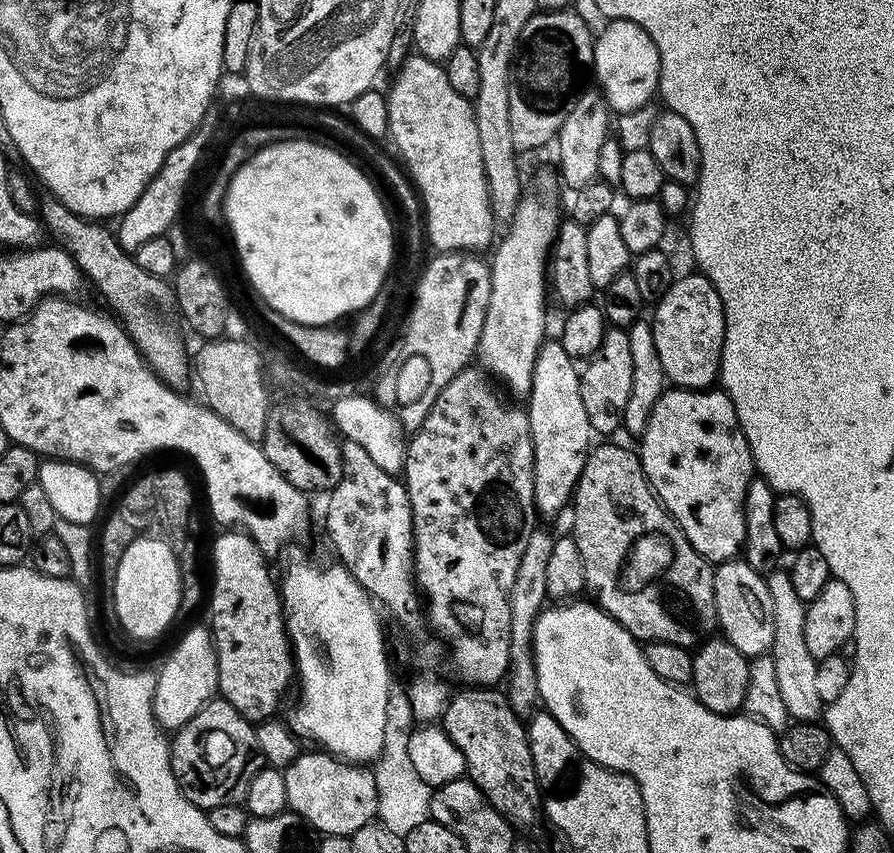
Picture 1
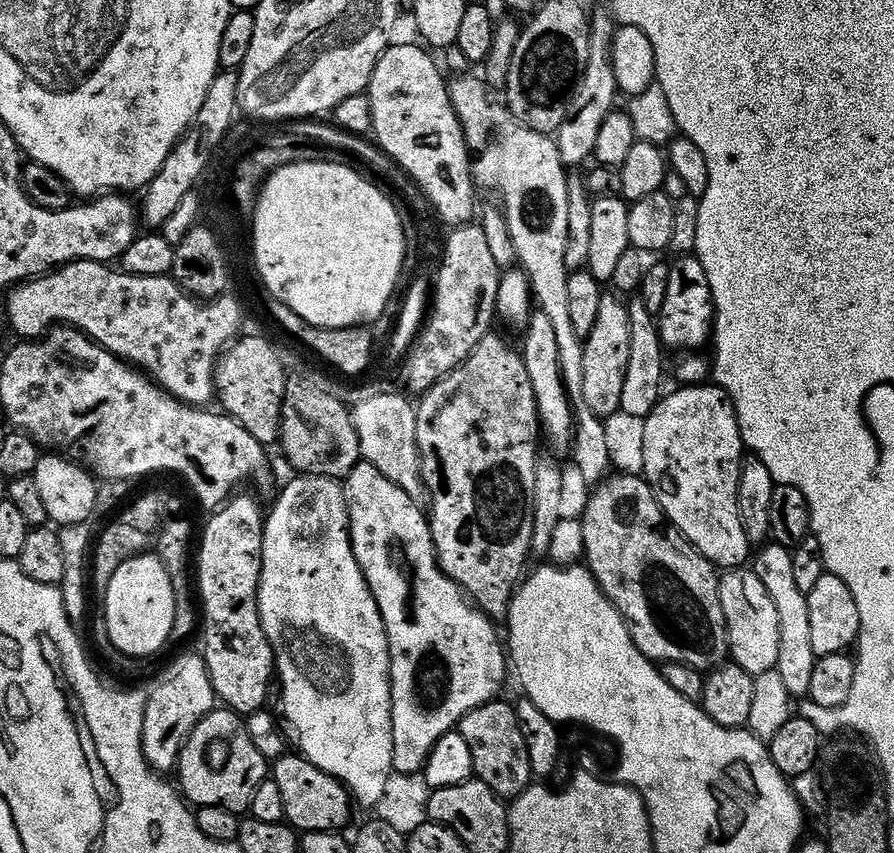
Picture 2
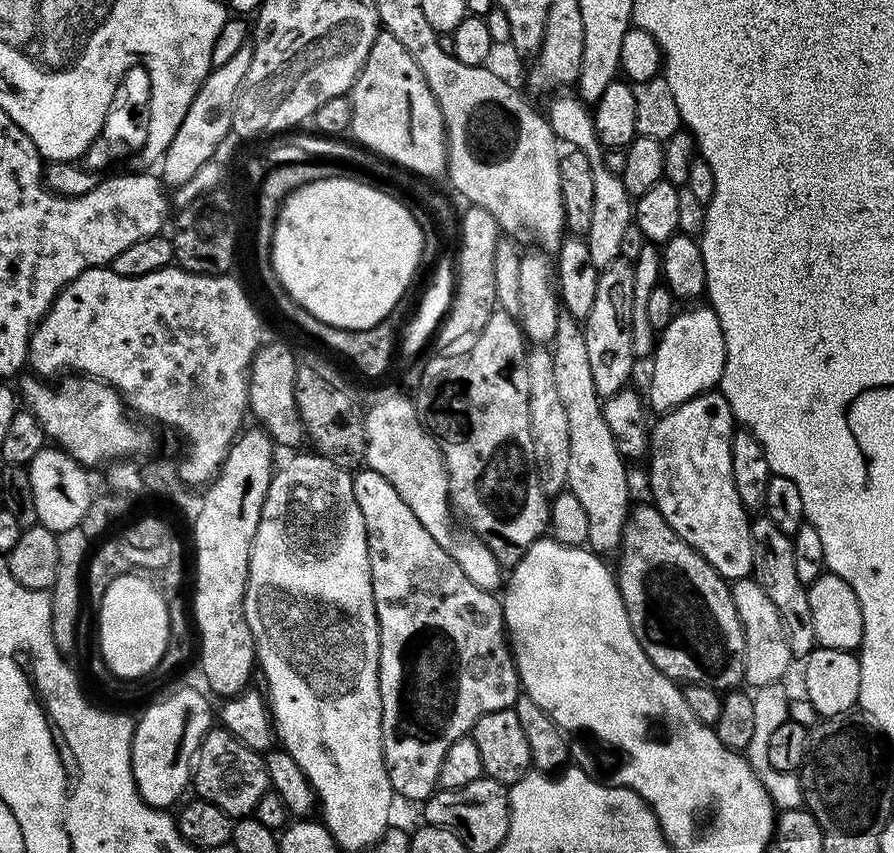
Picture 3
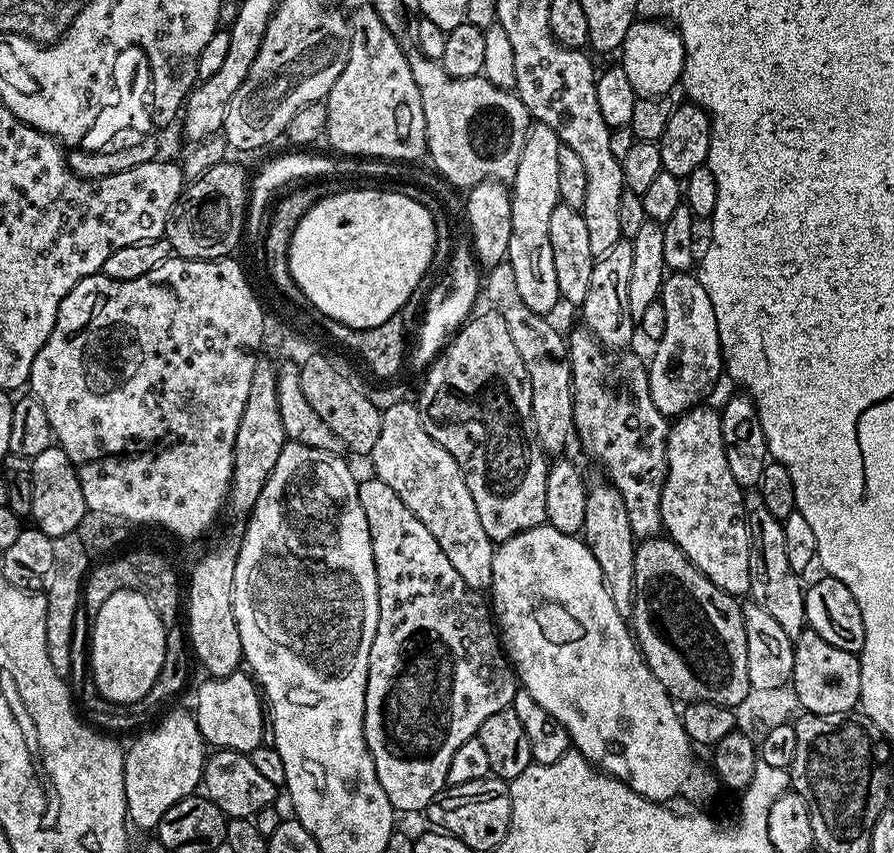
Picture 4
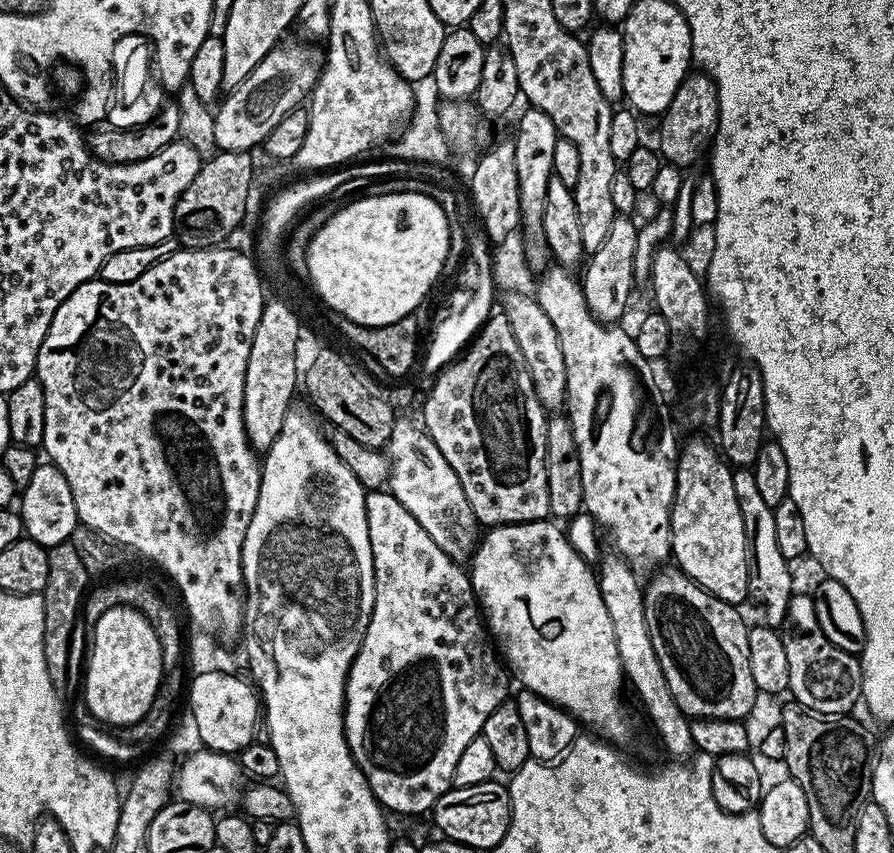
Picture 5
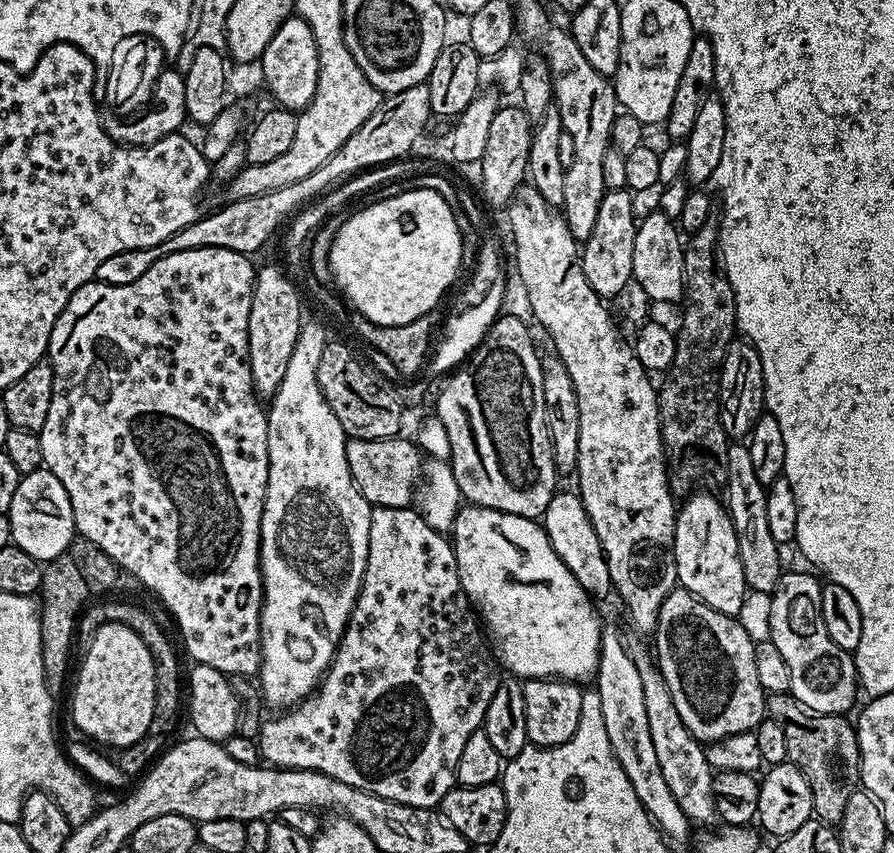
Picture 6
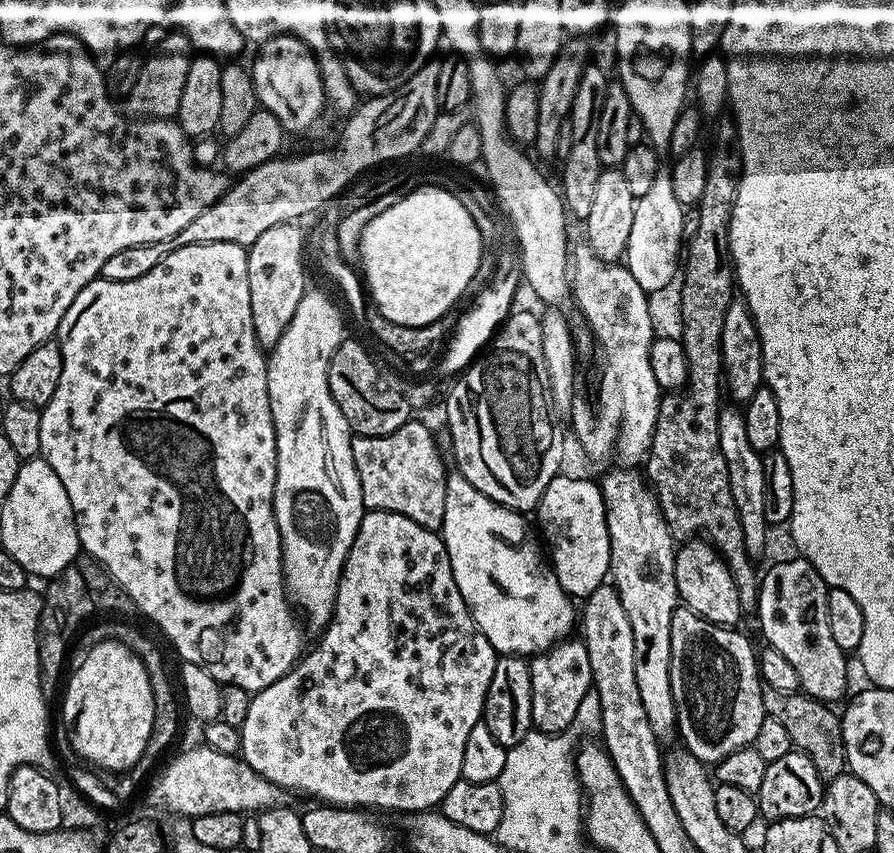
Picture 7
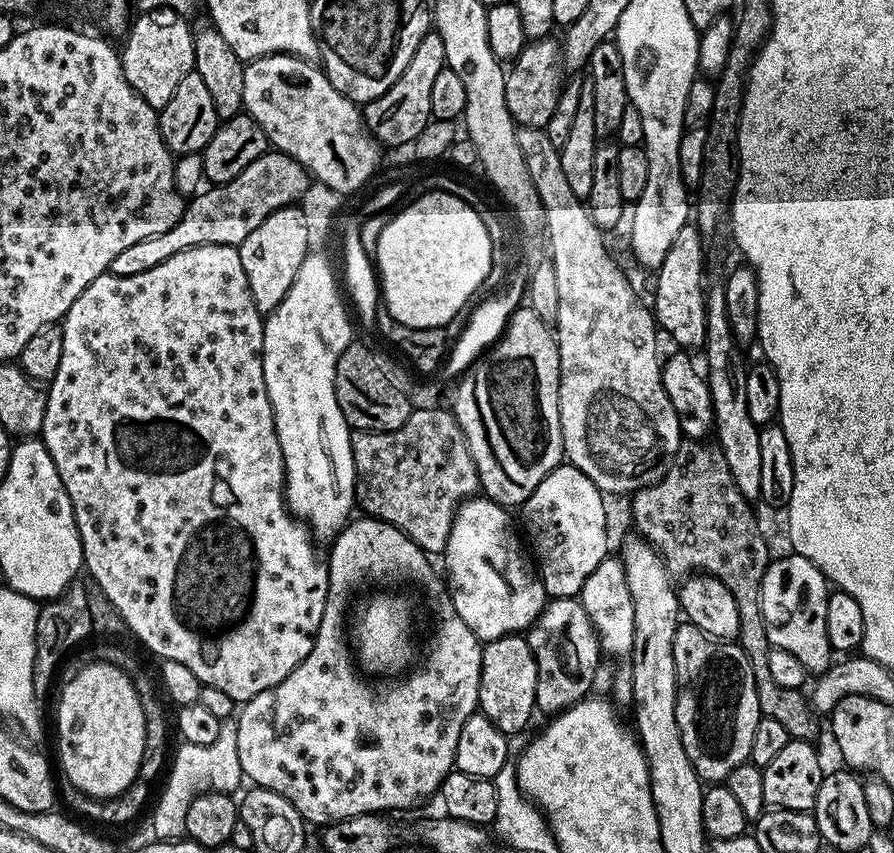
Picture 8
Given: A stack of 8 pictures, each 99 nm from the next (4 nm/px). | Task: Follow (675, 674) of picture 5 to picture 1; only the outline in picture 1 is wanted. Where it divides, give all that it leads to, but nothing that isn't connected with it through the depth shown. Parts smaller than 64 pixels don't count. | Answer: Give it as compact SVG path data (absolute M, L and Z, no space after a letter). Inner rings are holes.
M604 442L601 448L593 447L589 451L586 458L586 466L578 478L575 493L570 501L571 512L572 529L570 529L570 535L575 540L578 551L582 554L582 562L586 570L586 582L584 586L587 595L591 597L597 608L603 610L610 618L617 620L637 642L661 640L662 642L670 642L674 646L682 646L683 648L692 650L701 643L702 638L717 631L713 565L705 560L702 554L684 537L682 529L673 520L671 513L664 508L659 497L652 491L651 485L648 484L647 476L643 472L643 464L640 461L639 455L632 448L623 448L611 442Z

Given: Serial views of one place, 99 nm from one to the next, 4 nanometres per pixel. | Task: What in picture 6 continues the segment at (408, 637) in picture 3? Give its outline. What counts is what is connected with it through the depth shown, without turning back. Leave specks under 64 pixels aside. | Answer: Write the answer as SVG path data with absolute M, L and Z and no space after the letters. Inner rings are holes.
M415 507L373 508L364 585L360 588L352 619L348 621L344 636L336 647L332 665L328 667L313 695L304 697L299 704L276 714L273 720L265 719L261 723L258 735L261 757L269 765L278 768L309 768L312 772L321 772L338 782L346 782L346 786L354 786L363 792L402 802L406 806L436 808L456 784L456 767L458 757L462 754L462 746L466 746L466 738L470 738L470 734L483 725L486 706L490 706L490 698L494 698L494 690L498 690L502 679L502 672L499 671L501 669L498 667L497 657L485 633L478 627L477 613L469 604L468 597L461 594L456 551L452 548L451 539L443 532L435 532Z

